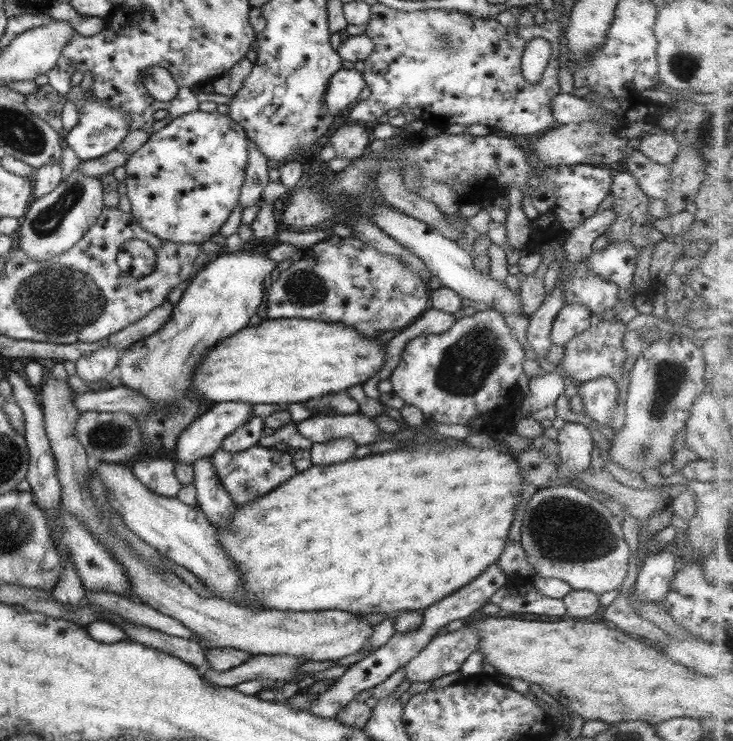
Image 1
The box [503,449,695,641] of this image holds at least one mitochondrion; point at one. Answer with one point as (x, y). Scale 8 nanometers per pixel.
(562, 529)

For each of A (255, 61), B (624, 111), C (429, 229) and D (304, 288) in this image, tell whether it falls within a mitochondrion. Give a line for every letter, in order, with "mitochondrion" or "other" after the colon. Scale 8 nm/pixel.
A: other
B: other
C: other
D: mitochondrion

